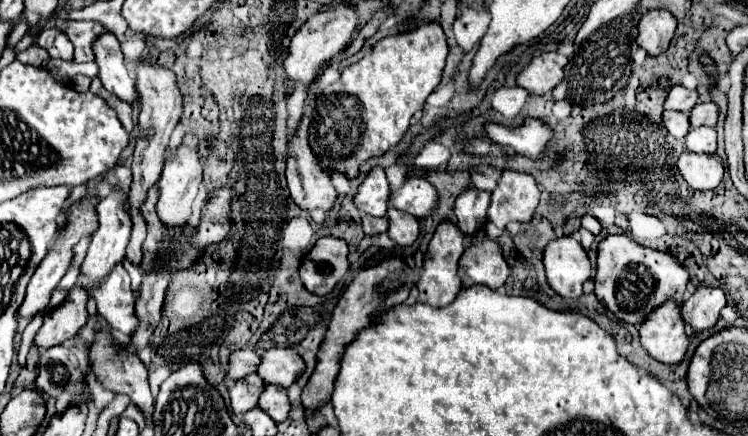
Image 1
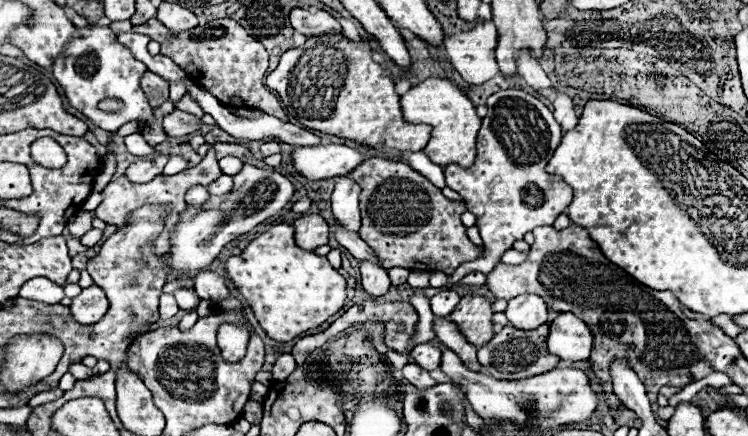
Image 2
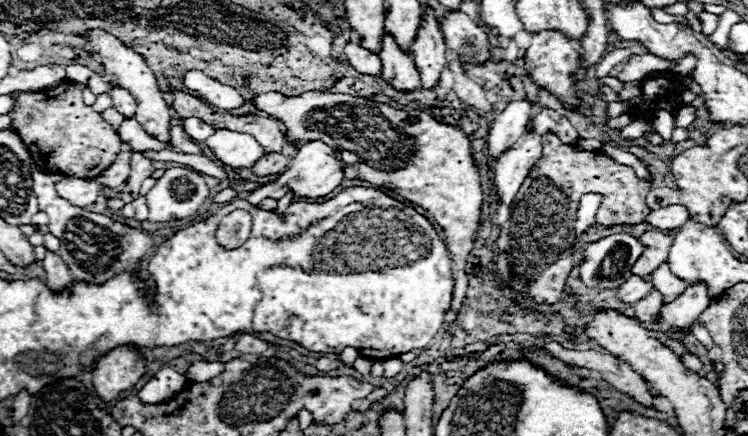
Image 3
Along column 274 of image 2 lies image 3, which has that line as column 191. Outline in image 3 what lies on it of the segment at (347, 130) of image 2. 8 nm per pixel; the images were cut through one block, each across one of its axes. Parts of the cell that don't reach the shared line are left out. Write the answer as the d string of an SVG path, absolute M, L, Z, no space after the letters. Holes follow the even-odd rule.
M188 70L182 76L182 84L186 90L194 92L196 96L200 96L202 100L206 100L208 104L212 104L216 108L236 110L246 102L244 96L236 88L226 86L226 84L218 82L216 78L206 76L202 70Z

